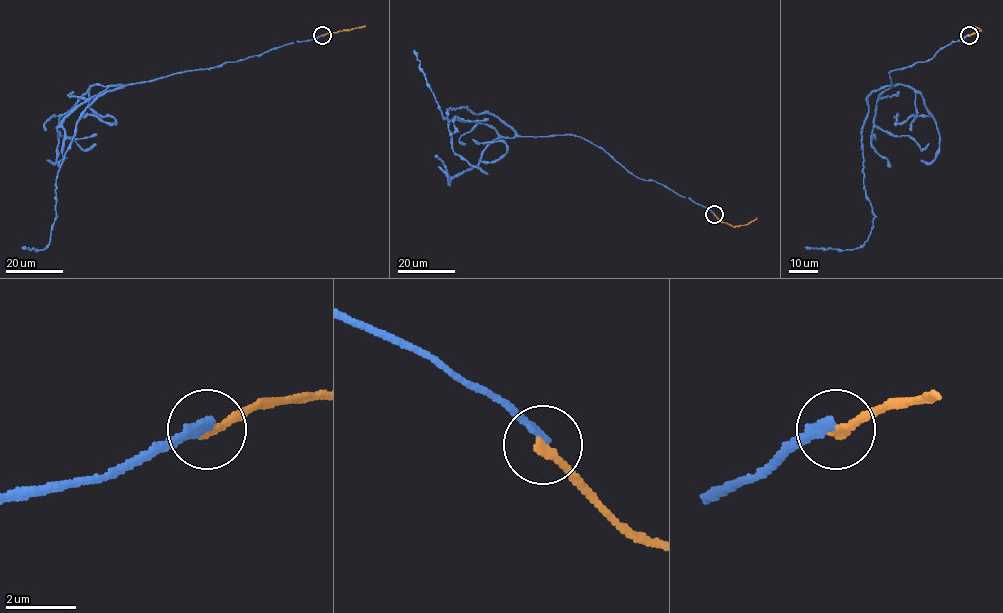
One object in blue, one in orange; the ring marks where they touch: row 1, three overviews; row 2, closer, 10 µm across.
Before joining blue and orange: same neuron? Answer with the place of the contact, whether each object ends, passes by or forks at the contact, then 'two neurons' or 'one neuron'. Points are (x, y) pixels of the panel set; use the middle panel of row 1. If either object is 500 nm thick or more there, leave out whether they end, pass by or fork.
at (714, 214); blue ends there; orange ends there; two neurons

